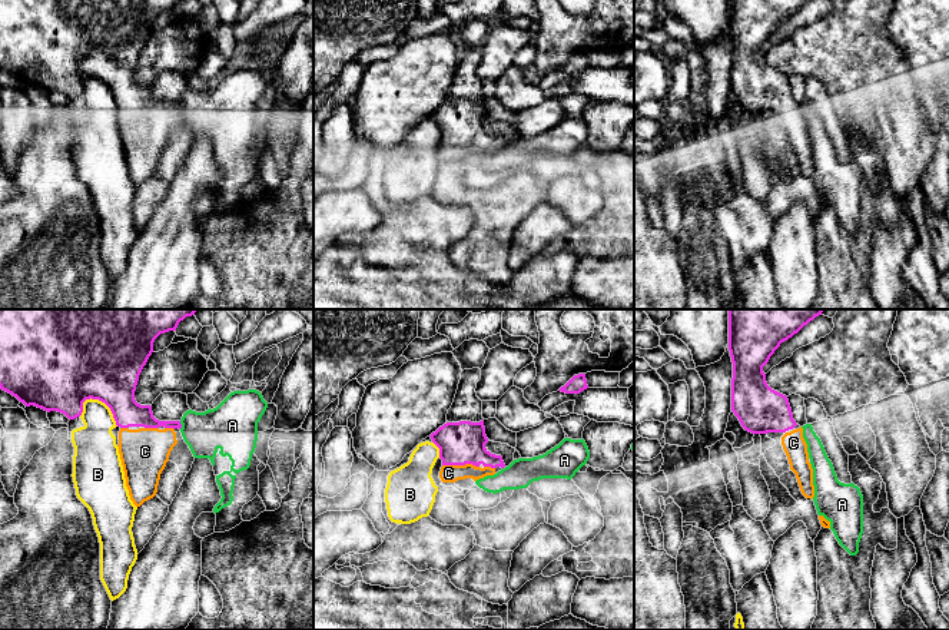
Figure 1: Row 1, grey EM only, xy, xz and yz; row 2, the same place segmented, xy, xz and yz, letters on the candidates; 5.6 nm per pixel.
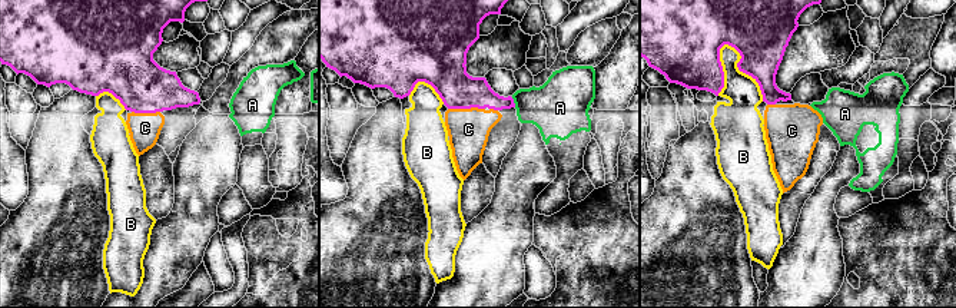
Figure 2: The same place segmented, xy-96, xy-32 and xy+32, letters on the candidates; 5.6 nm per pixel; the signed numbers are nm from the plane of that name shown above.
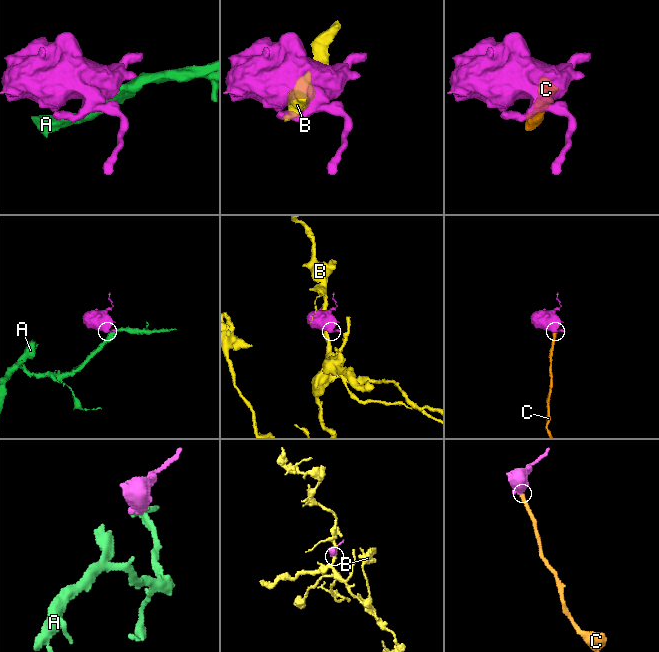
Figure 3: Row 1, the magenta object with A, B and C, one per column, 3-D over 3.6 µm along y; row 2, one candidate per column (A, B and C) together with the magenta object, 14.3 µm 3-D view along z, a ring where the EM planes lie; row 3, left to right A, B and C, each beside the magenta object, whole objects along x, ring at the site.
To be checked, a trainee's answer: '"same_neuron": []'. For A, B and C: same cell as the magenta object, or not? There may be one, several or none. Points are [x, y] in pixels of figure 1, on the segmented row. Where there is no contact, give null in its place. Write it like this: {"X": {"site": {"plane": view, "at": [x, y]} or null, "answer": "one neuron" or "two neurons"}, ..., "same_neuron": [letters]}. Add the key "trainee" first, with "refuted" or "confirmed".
{"trainee": "refuted", "A": {"site": {"plane": "xy", "at": [181, 425]}, "answer": "two neurons"}, "B": {"site": {"plane": "xy", "at": [105, 403]}, "answer": "two neurons"}, "C": {"site": {"plane": "xz", "at": [461, 464]}, "answer": "one neuron"}, "same_neuron": ["C"]}

